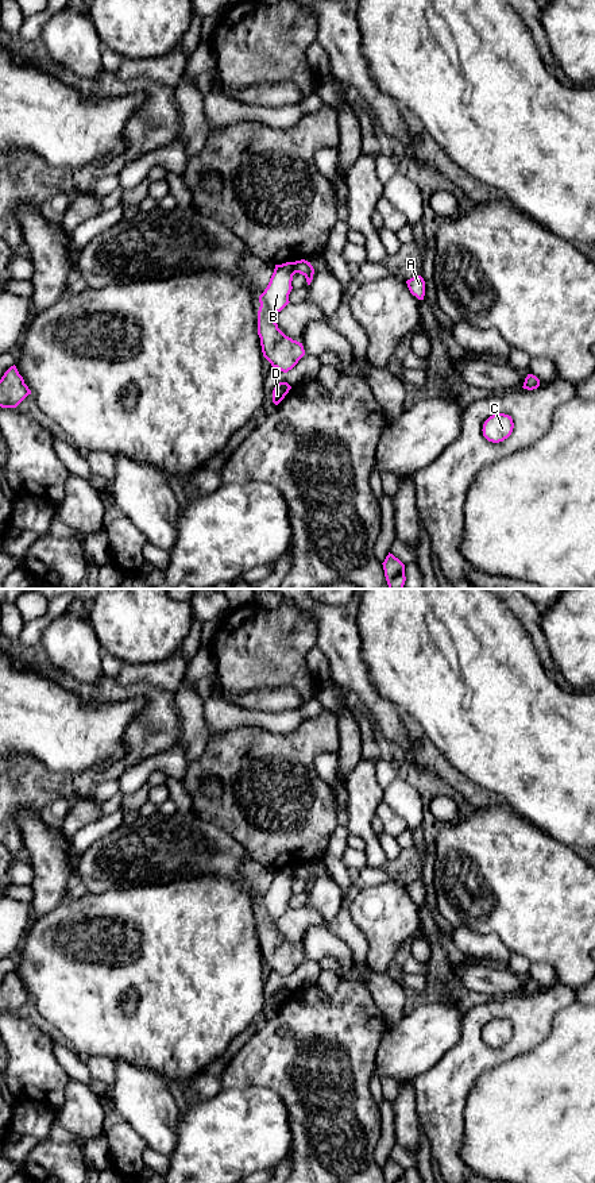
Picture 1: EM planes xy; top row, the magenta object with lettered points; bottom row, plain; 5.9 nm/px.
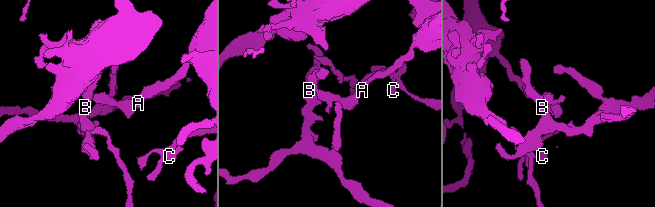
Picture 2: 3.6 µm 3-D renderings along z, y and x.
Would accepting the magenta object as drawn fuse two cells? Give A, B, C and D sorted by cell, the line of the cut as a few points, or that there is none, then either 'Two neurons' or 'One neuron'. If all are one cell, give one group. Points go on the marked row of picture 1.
Groups: A C / B D. Split along xy (293, 262), (296, 272). Two neurons

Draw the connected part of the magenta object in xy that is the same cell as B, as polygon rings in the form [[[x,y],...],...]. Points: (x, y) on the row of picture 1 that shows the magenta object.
[[[294,262],[275,265],[267,288],[259,296],[258,335],[262,352],[273,367],[283,373],[291,370],[305,355],[302,343],[286,336],[275,323],[277,313],[290,303],[294,274]]]

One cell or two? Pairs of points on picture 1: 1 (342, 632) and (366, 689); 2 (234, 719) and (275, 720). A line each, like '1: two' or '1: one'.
1: one
2: one

